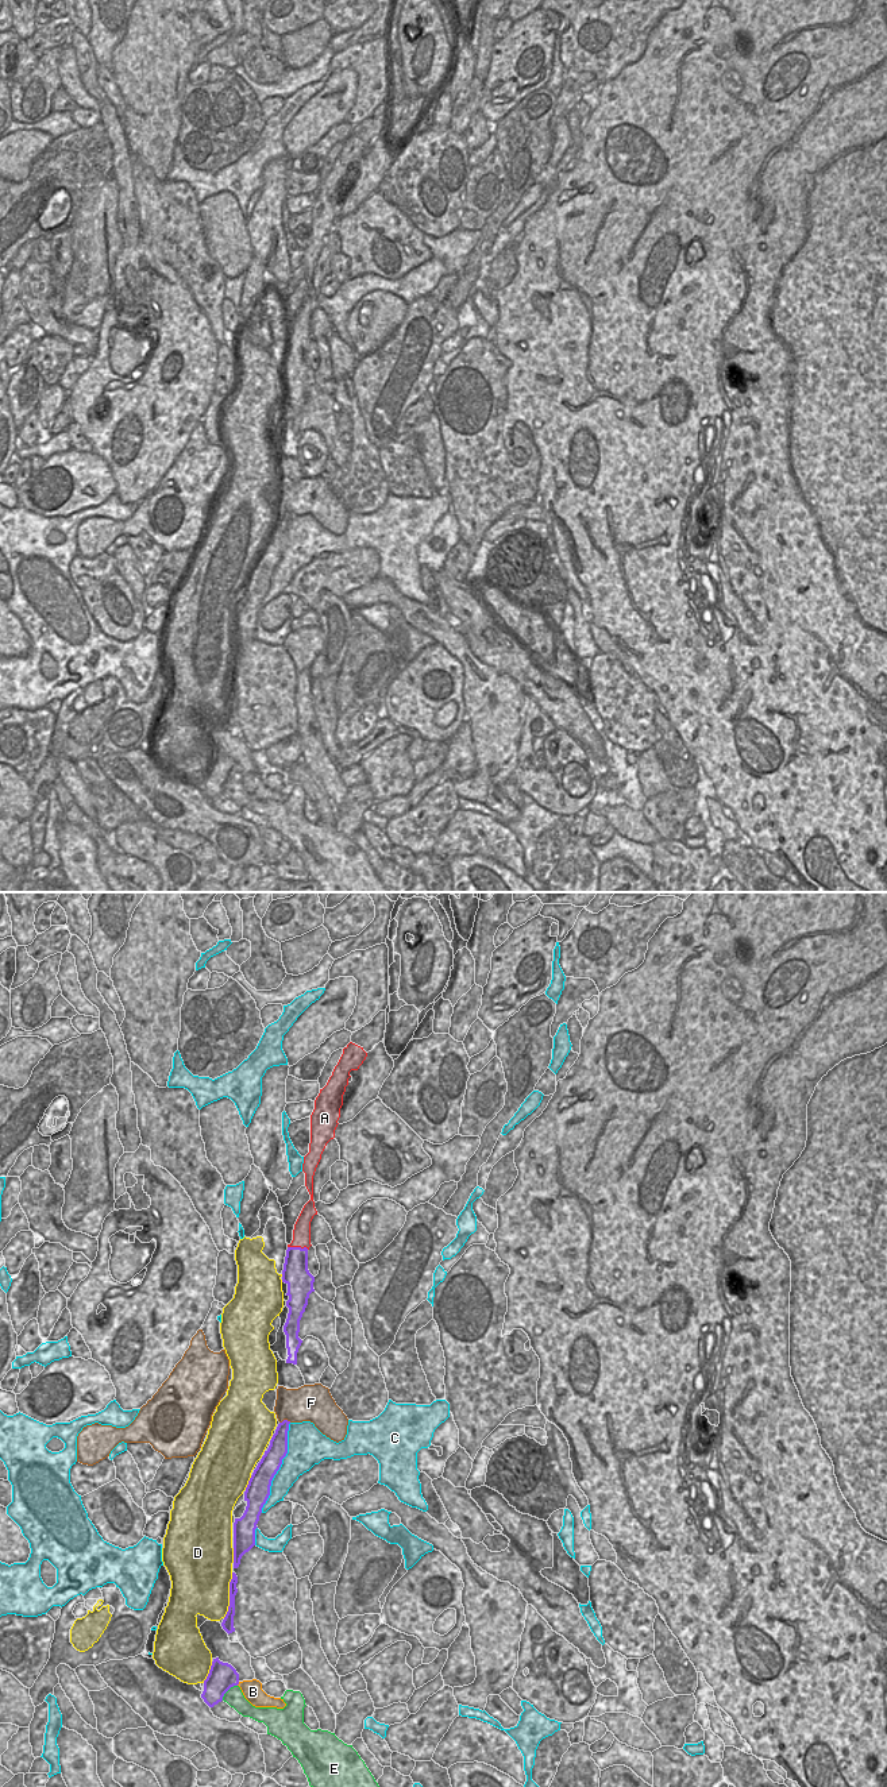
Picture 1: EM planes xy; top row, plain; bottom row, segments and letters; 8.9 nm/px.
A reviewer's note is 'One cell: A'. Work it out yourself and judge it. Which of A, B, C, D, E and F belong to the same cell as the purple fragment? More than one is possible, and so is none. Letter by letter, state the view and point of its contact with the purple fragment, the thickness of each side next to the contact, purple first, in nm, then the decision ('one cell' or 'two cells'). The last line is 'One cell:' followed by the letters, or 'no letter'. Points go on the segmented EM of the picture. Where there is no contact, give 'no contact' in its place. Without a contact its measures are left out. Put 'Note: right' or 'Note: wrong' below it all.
A: contact xy (299, 1247); calibres 240 and 170 nm; one cell
B: contact xy (238, 1683); calibres 260 and 170 nm; two cells
C: contact xy (280, 1466); calibres 200 and 280 nm; two cells
D: contact xy (230, 1596); calibres 100 and 460 nm; two cells
E: contact xy (227, 1690); calibres 260 and 170 nm; two cells
F: contact xy (285, 1420); calibres 170 and 320 nm; two cells
One cell: A
Note: right

